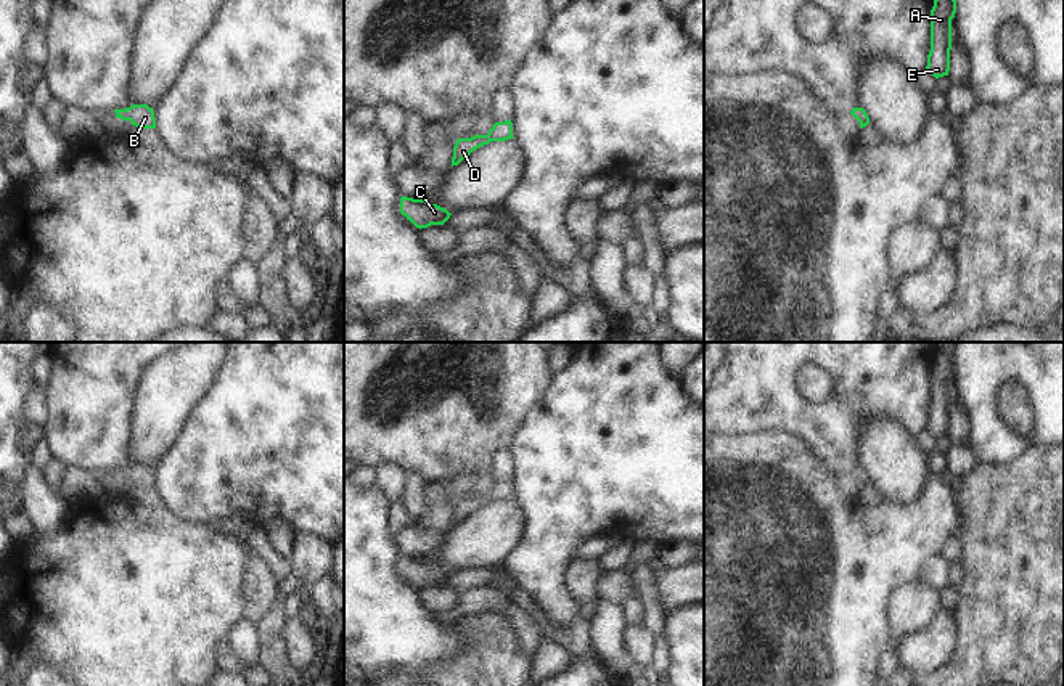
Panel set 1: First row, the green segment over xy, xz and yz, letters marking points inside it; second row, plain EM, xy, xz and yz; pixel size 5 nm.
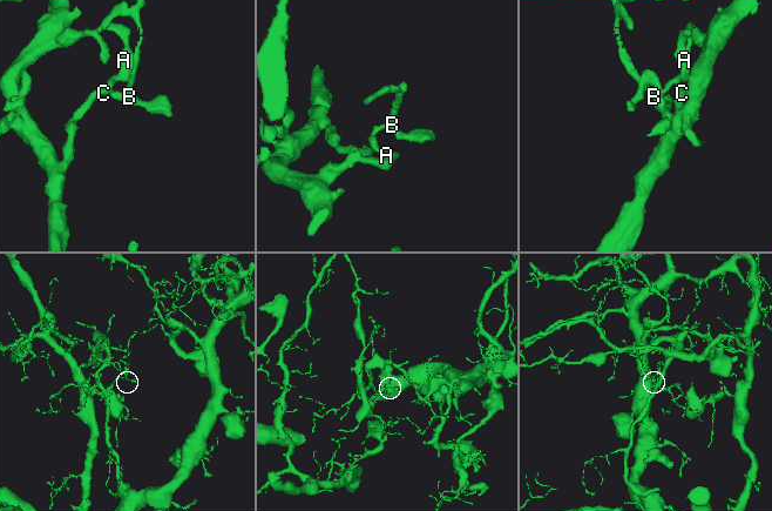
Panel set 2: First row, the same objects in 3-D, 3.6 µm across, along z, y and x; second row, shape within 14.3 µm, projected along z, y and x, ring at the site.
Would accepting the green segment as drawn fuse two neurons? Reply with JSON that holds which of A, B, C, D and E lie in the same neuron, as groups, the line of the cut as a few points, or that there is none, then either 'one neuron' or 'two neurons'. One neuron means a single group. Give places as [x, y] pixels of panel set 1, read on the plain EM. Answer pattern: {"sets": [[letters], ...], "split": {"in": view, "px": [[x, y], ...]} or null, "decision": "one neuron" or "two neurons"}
{"sets": [["A", "B", "C", "D", "E"]], "split": null, "decision": "one neuron"}

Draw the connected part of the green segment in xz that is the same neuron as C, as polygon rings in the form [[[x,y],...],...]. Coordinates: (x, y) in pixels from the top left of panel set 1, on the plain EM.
[[[400,557],[400,574],[407,577],[416,588],[431,585],[444,585],[450,578],[450,572],[437,564],[429,564],[426,559]]]

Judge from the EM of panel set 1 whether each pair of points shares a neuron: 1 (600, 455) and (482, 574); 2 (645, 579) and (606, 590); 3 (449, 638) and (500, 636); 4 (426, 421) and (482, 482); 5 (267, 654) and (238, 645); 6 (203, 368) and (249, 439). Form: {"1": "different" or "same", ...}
{"1": "different", "2": "different", "3": "different", "4": "different", "5": "different", "6": "different"}

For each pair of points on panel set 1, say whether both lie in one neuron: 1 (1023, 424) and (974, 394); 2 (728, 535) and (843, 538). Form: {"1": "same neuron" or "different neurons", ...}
{"1": "same neuron", "2": "same neuron"}

